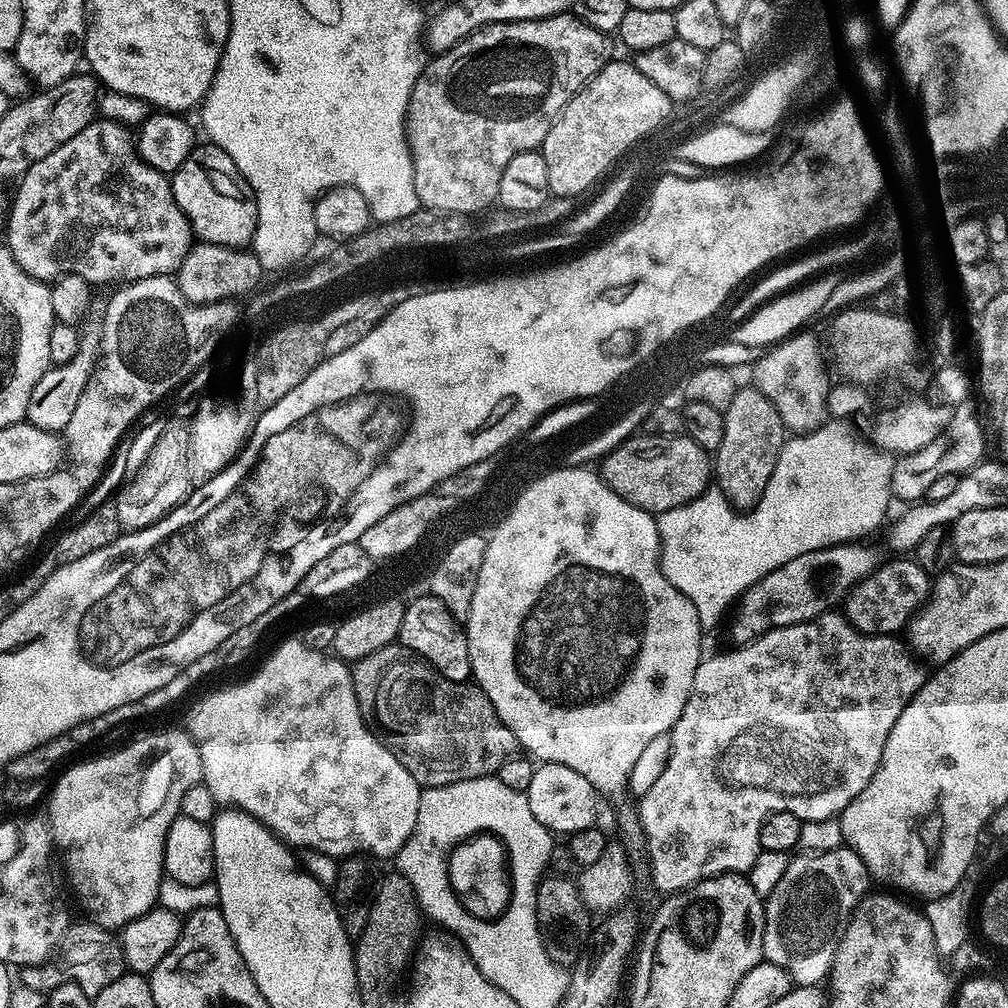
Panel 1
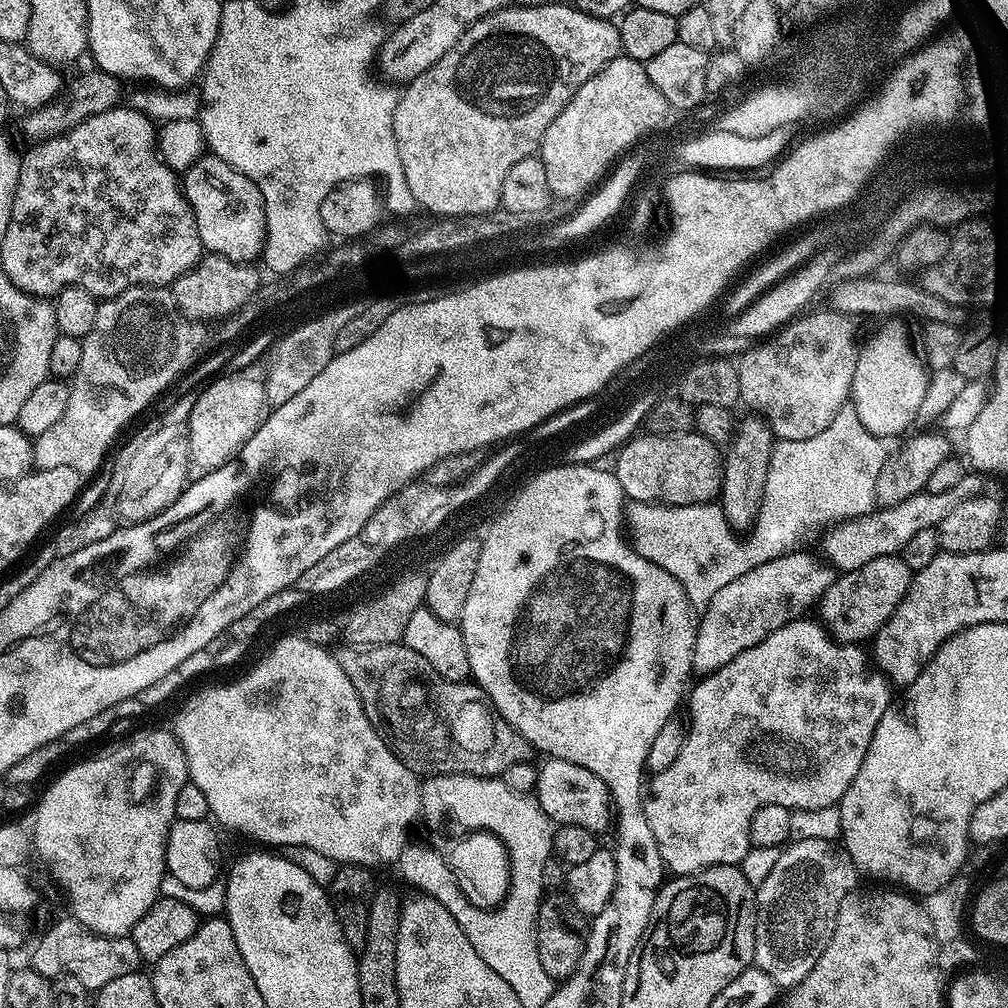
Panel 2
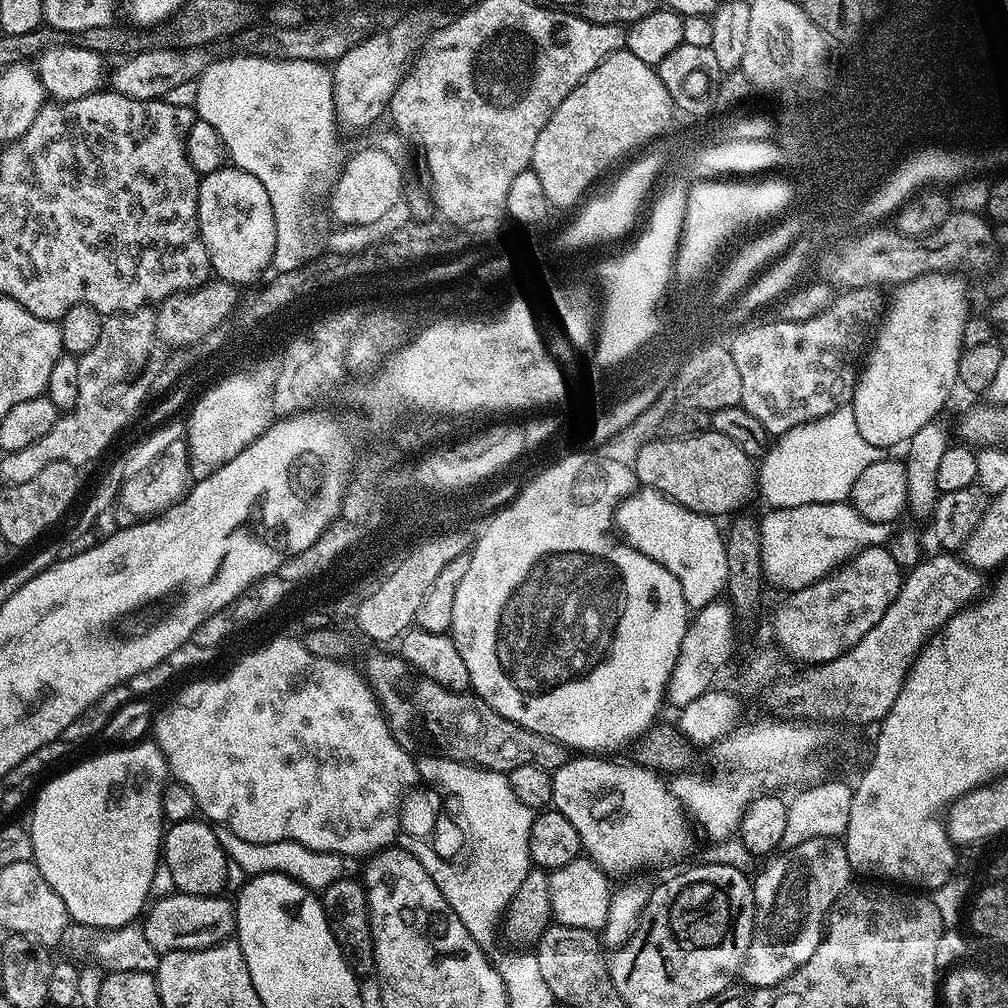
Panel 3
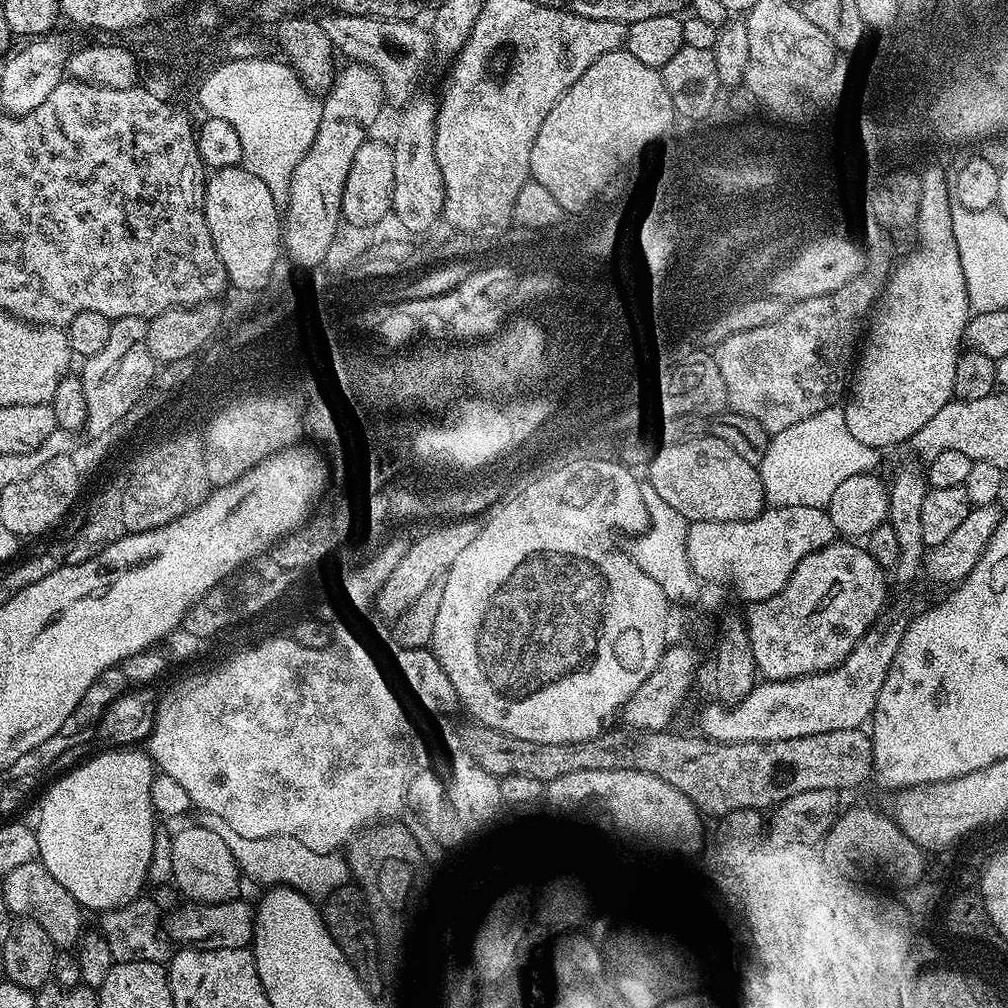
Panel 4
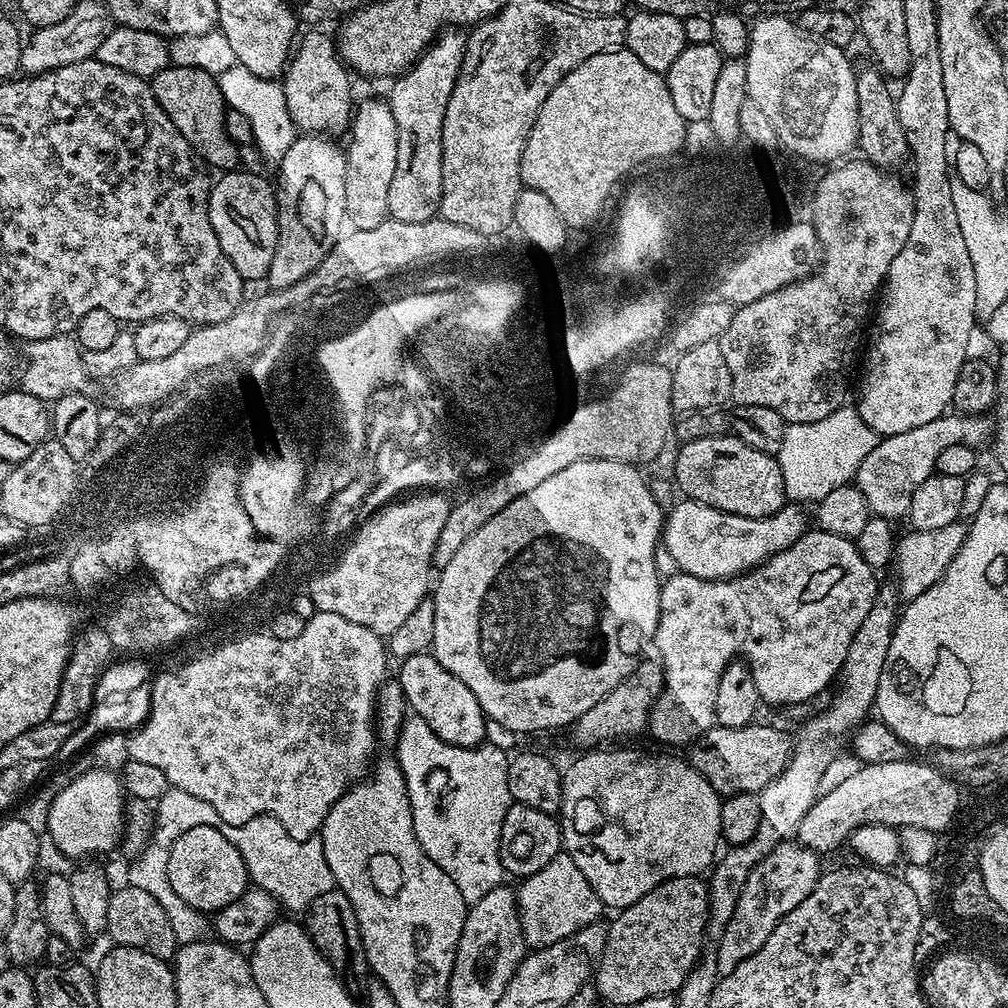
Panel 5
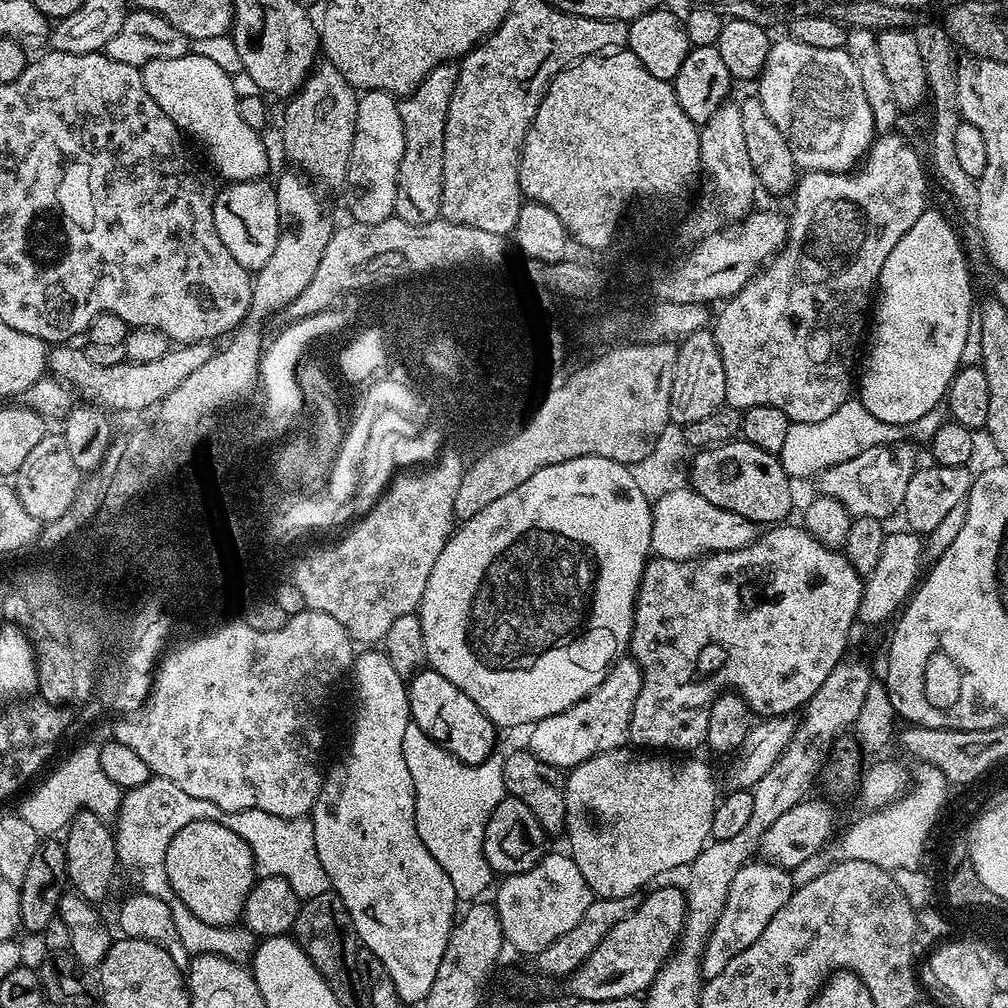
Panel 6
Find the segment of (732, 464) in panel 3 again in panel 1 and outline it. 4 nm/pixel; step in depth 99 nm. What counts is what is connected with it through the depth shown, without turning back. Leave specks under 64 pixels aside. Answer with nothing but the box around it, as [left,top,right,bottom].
[598,434,714,514]

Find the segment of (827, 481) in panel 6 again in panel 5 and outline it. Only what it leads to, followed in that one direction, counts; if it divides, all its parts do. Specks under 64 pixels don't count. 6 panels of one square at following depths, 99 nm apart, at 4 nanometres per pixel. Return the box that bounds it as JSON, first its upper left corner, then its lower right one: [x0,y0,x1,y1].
[854,414,994,521]

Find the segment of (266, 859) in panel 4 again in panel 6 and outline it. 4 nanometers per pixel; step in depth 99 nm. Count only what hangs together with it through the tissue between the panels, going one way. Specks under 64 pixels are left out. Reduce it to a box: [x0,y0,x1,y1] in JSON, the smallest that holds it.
[114,778,329,901]

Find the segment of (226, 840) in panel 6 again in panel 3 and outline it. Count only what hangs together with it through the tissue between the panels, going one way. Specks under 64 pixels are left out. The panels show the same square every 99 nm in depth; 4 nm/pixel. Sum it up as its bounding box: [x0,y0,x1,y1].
[162,818,229,896]

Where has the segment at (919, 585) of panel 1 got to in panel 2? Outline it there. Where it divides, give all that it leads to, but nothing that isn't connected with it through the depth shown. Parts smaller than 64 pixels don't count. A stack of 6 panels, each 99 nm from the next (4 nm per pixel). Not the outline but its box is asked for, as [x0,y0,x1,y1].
[819,555,913,645]

